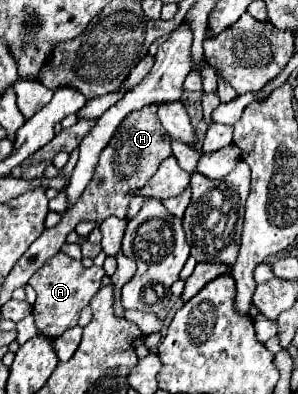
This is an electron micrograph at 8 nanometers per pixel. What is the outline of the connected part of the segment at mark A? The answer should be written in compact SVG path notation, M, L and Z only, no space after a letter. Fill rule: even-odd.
M63 252L49 258L45 262L45 266L39 268L29 280L29 284L37 292L37 302L35 302L32 311L37 330L51 336L51 338L57 338L65 330L77 326L79 312L89 304L89 300L101 288L103 278L105 278L103 268L99 268L99 266L85 268L79 260L73 260L73 258L65 256Z

